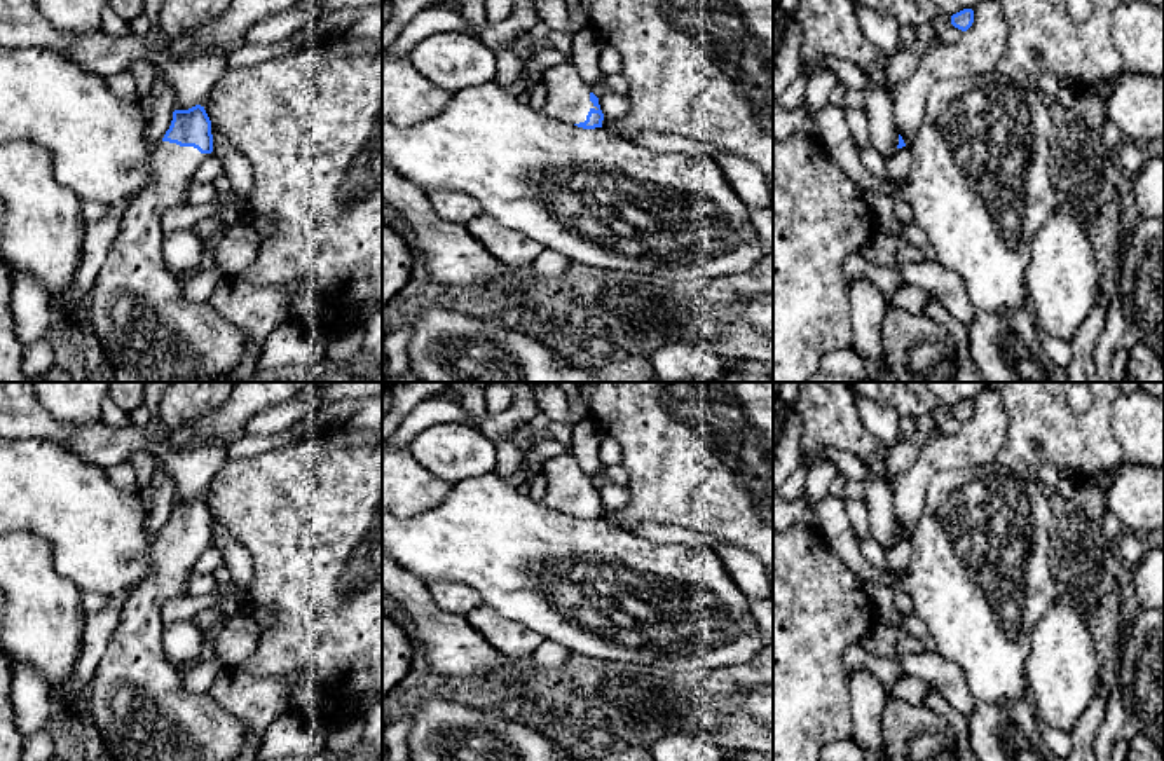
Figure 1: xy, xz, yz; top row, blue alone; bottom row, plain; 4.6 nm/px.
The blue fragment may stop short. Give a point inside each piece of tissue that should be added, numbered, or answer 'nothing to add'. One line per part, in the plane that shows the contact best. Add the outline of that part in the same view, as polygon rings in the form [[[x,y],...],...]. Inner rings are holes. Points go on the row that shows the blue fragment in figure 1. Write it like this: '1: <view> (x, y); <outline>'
1: xz (568, 96); [[[569,61],[551,66],[543,75],[543,84],[546,87],[544,117],[551,117],[558,122],[579,124],[586,120],[592,108],[599,110],[590,101],[590,86]]]

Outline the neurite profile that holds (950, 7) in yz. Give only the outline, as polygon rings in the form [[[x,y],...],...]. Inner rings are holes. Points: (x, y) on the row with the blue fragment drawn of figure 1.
[[[930,0],[937,10],[946,12],[949,16],[963,10],[974,9],[981,0]]]

